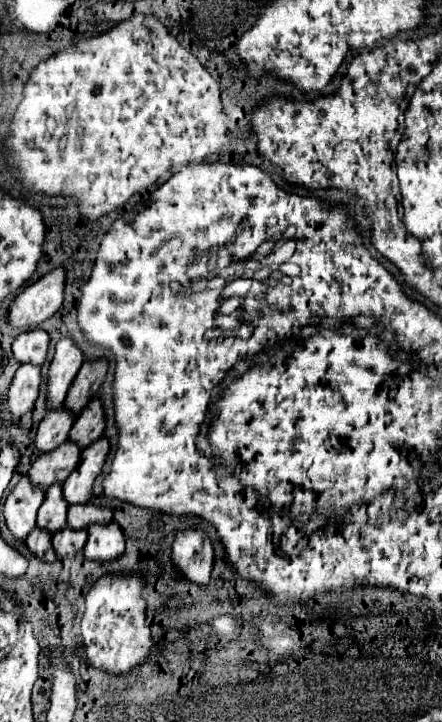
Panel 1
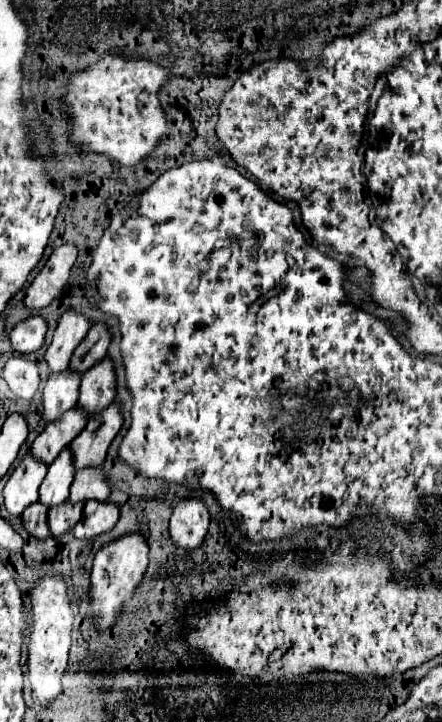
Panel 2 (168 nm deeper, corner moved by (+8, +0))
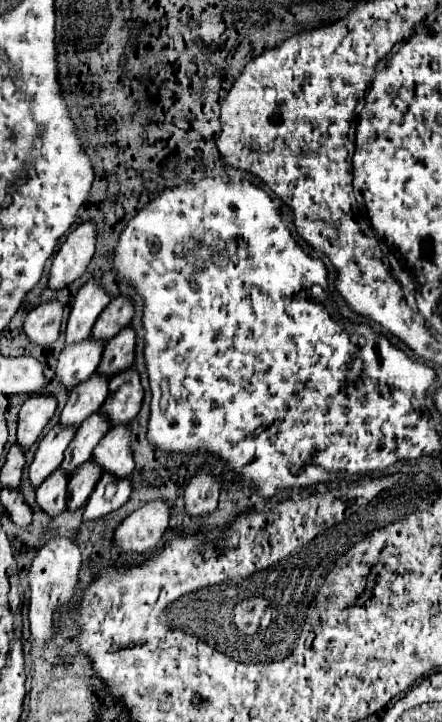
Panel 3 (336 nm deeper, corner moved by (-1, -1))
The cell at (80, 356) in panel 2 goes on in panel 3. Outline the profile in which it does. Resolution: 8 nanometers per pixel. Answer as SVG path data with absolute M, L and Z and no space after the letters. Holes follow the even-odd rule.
M112 297L108 307L100 313L92 327L92 337L108 341L112 339L122 327L126 327L132 321L134 315L134 301L130 297Z

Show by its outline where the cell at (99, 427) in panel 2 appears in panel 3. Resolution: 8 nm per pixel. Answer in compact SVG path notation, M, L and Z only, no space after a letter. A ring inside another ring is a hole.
M132 367L128 373L120 373L120 377L112 377L108 399L102 405L102 413L108 415L112 425L130 423L142 405L144 389L140 383L138 371Z

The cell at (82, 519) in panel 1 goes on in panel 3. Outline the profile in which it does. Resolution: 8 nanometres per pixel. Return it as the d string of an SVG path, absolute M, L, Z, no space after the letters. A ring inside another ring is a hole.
M116 425L112 427L96 445L94 461L118 477L128 477L134 469L134 457L130 449L130 427Z

